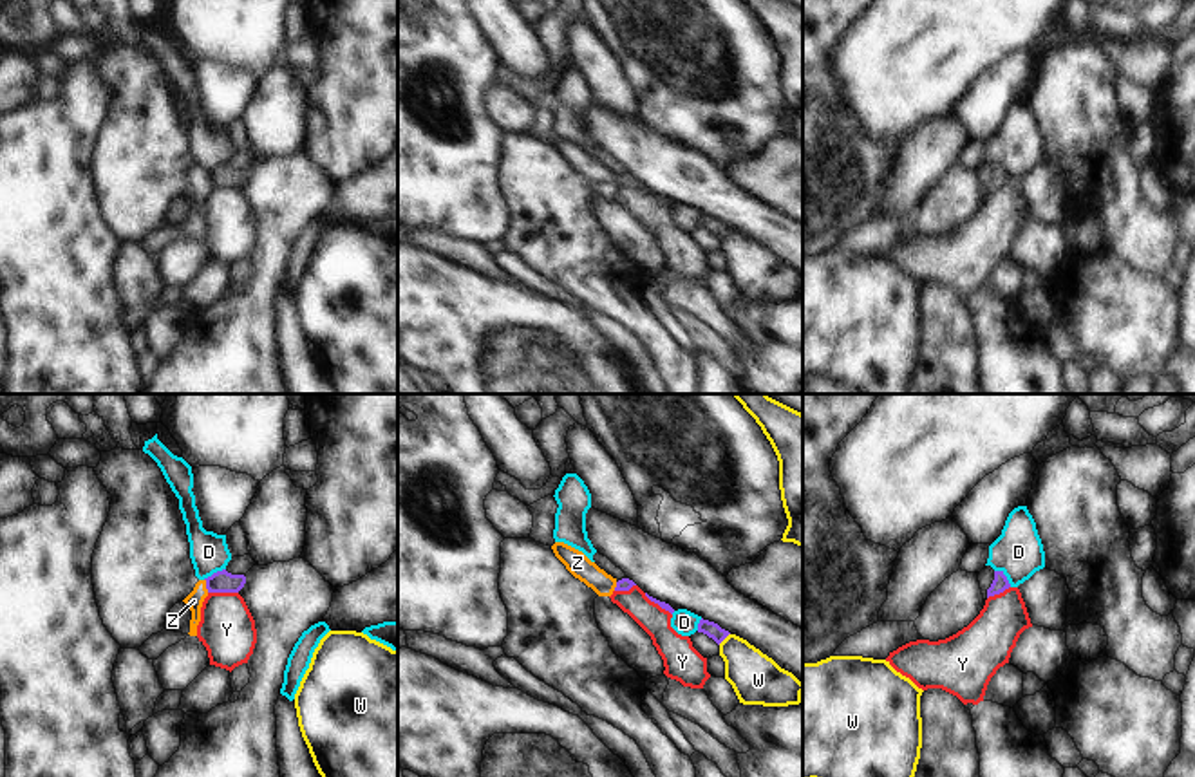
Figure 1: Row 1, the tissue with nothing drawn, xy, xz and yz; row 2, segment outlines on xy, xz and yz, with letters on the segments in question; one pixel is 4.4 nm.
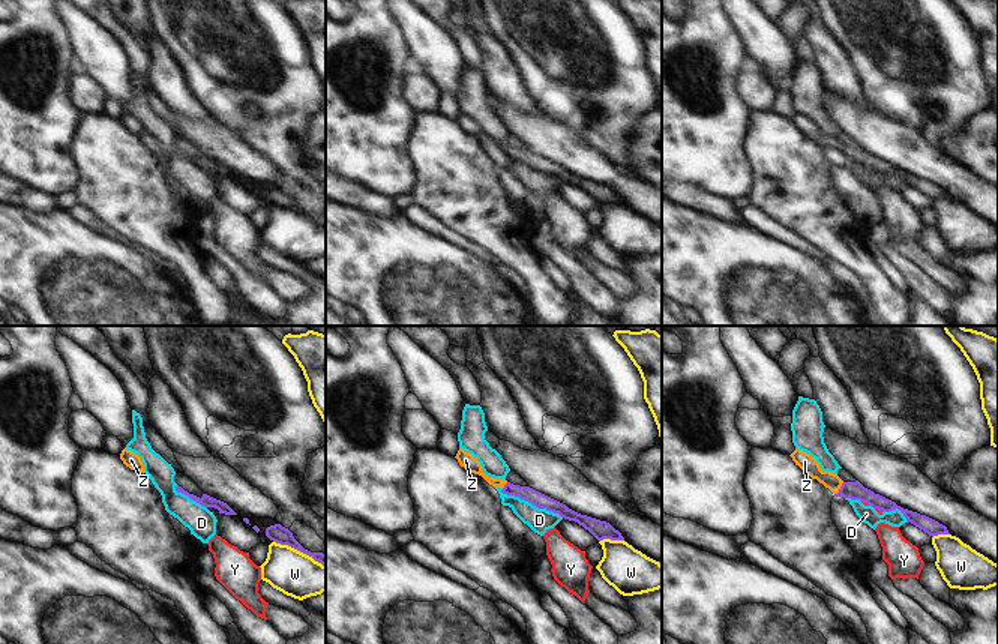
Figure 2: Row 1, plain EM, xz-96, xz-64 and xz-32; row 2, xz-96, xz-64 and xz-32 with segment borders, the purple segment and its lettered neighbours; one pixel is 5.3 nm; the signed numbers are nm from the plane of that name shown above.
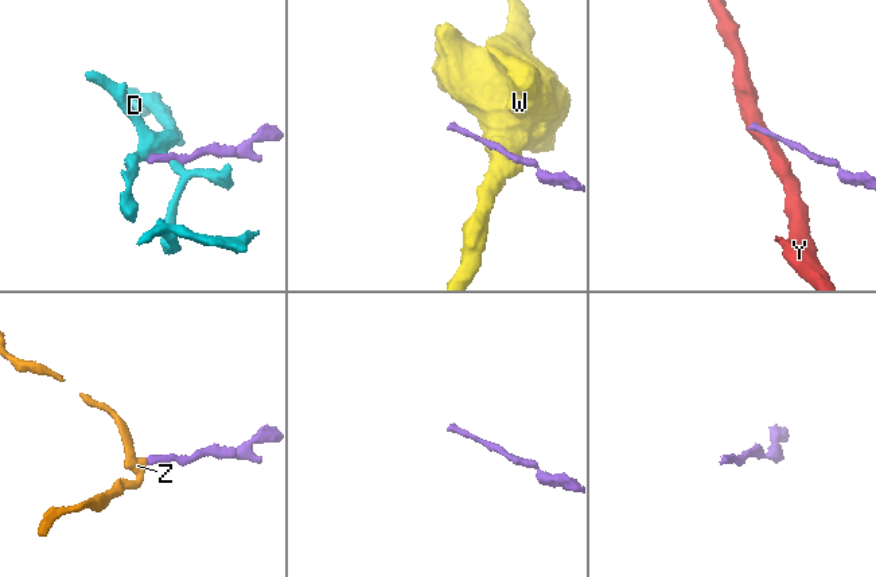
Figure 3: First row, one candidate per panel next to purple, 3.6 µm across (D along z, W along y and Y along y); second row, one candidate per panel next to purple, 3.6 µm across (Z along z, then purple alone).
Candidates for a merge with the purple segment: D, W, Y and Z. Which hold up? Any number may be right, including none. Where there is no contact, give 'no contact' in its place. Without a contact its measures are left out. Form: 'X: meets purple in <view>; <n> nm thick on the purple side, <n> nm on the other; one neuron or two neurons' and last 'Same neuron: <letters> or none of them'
D: meets purple in yz; 70 nm thick on the purple side, 220 nm on the other; two neurons
W: meets purple in xz; 70 nm thick on the purple side, 220 nm on the other; two neurons
Y: meets purple in xy; 100 nm thick on the purple side, 240 nm on the other; two neurons
Z: meets purple in xy; 100 nm thick on the purple side, 80 nm on the other; one neuron
Same neuron: Z

